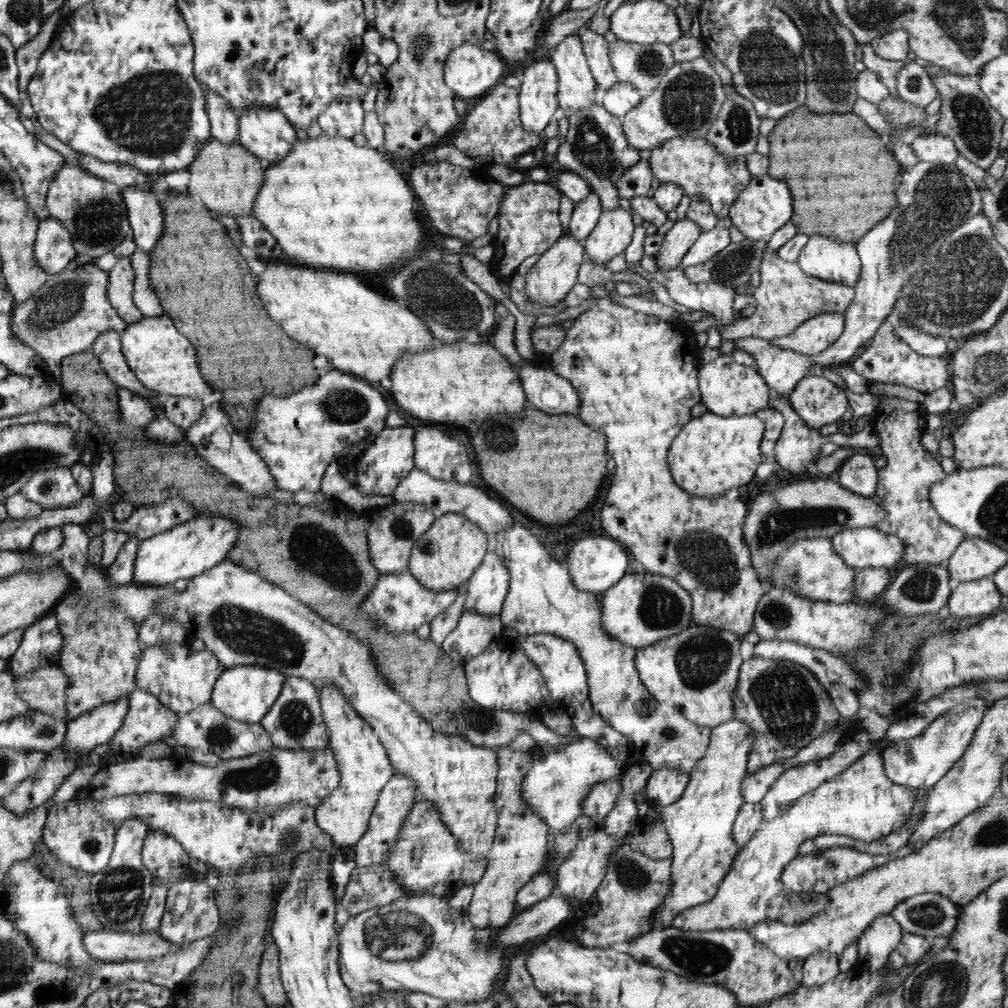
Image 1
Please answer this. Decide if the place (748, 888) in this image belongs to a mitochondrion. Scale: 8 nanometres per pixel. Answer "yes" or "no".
no

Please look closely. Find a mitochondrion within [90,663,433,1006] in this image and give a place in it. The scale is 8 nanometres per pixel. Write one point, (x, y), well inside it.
(119, 892)

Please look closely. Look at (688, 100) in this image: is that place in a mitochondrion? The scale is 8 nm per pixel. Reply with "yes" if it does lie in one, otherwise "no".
yes

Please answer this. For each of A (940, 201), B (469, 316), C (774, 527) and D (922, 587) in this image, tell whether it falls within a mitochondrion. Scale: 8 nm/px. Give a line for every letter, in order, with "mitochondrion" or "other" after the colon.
A: mitochondrion
B: mitochondrion
C: mitochondrion
D: mitochondrion

